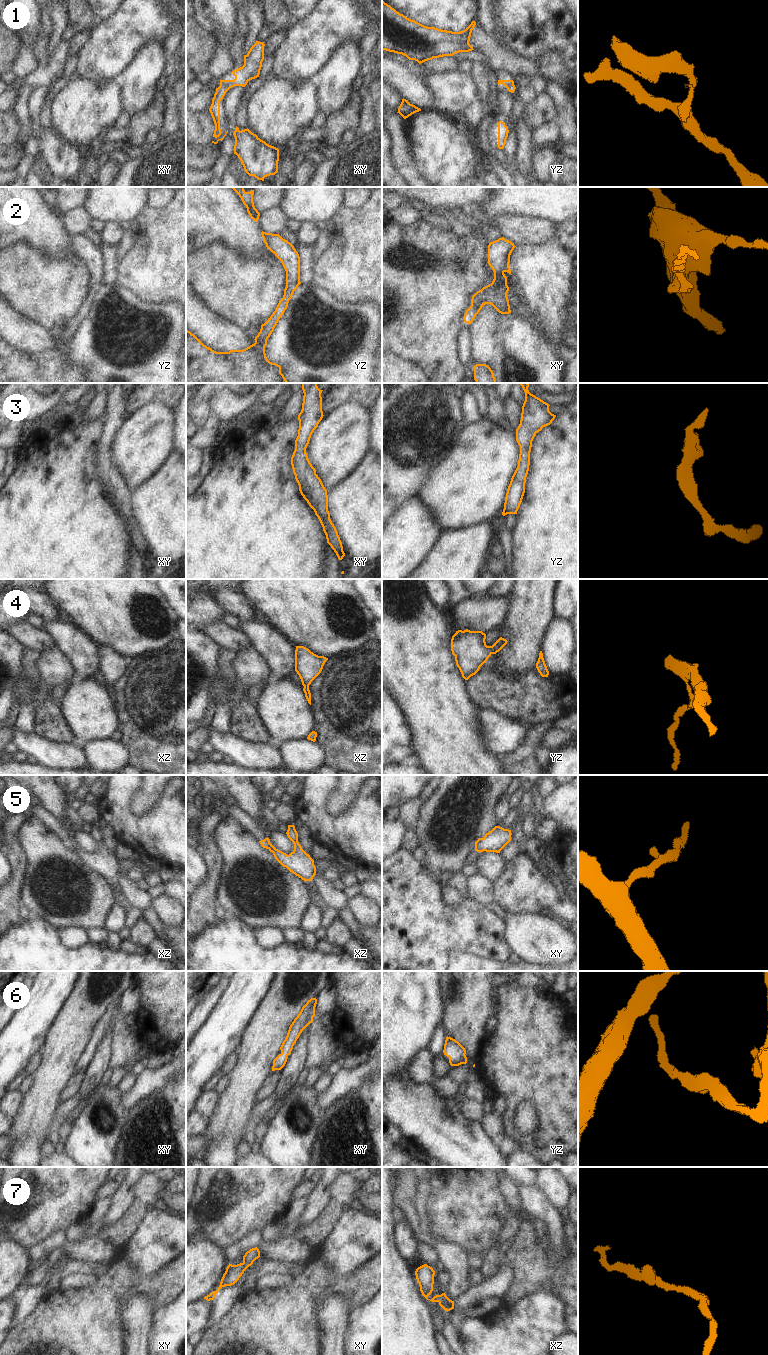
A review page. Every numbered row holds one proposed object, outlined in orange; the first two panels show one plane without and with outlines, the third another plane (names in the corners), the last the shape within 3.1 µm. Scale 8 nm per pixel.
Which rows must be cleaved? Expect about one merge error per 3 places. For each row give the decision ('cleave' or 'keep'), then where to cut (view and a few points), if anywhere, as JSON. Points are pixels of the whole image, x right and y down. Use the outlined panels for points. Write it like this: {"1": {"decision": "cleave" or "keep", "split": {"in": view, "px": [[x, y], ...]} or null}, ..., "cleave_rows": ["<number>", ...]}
{"1": {"decision": "cleave", "split": {"in": "xy", "px": [[220, 85], [229, 88]]}}, "2": {"decision": "keep", "split": null}, "3": {"decision": "keep", "split": null}, "4": {"decision": "keep", "split": null}, "5": {"decision": "keep", "split": null}, "6": {"decision": "keep", "split": null}, "7": {"decision": "keep", "split": null}, "cleave_rows": ["1"]}

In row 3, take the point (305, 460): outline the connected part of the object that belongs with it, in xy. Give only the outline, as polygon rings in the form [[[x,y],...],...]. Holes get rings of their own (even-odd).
[[[302,383],[302,390],[304,393],[302,410],[298,415],[299,429],[291,465],[301,495],[318,517],[327,543],[334,550],[338,559],[342,560],[345,553],[336,527],[330,519],[327,490],[306,453],[311,435],[324,416],[321,397],[323,390],[318,388],[317,383]]]

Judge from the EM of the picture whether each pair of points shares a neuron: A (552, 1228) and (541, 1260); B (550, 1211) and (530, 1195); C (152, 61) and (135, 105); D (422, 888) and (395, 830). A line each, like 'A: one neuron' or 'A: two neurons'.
A: two neurons
B: one neuron
C: one neuron
D: two neurons

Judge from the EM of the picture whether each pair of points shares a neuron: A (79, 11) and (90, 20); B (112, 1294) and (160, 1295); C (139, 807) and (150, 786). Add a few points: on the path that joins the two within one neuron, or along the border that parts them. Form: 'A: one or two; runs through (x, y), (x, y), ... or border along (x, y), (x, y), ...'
A: one; runs through (82, 14), (87, 19)
B: one; runs through (124, 1287), (148, 1287)
C: one; runs through (142, 802), (150, 791)

